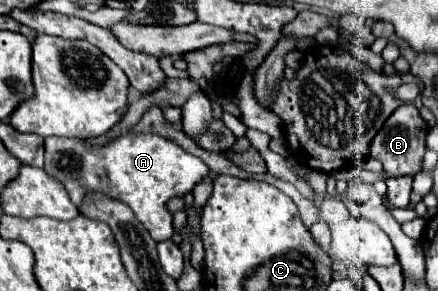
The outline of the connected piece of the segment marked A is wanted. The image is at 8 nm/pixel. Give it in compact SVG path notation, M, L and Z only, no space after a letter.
M129 133L105 145L89 145L87 139L47 137L43 169L67 189L77 207L89 191L103 191L103 195L123 201L155 241L165 241L173 235L173 217L165 209L165 203L175 195L191 191L209 171L201 159L185 153L177 143L157 133Z

